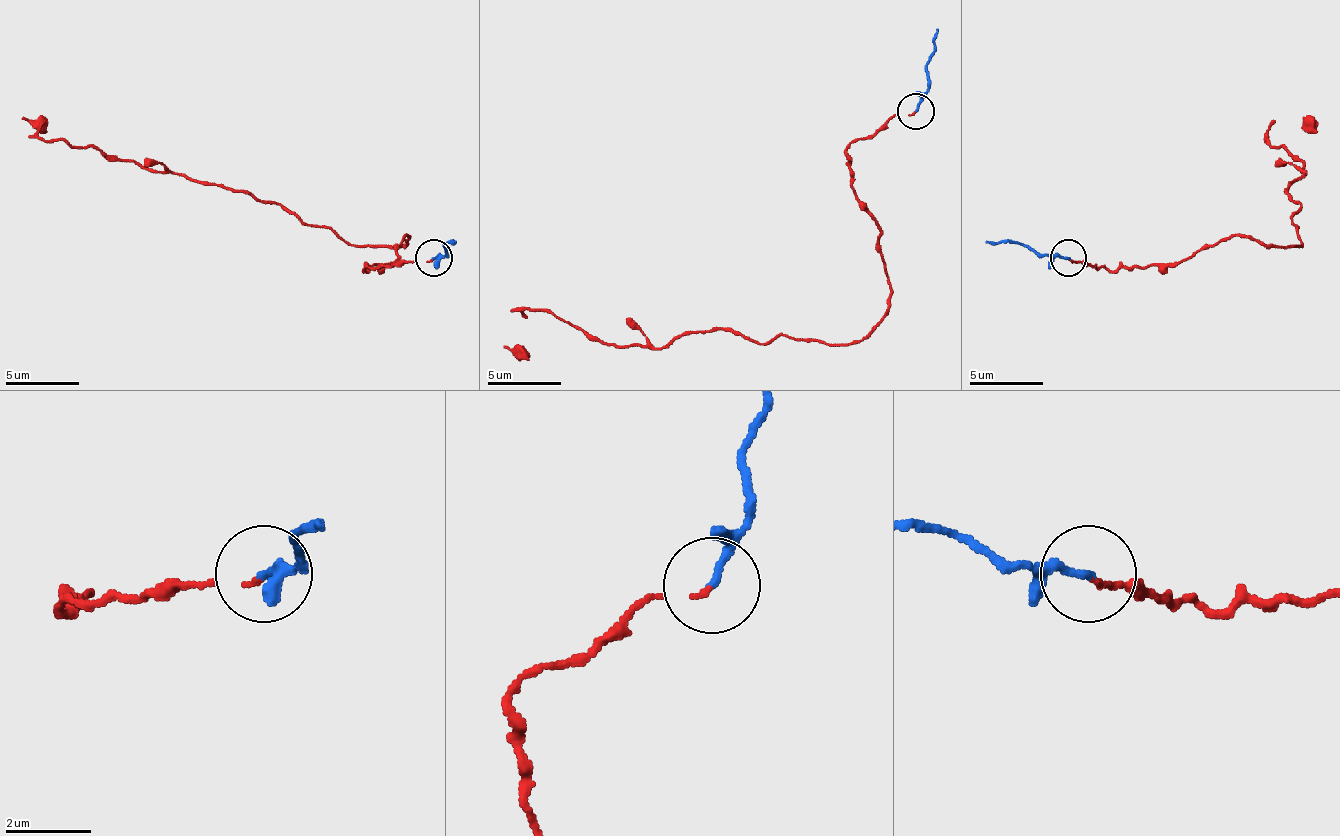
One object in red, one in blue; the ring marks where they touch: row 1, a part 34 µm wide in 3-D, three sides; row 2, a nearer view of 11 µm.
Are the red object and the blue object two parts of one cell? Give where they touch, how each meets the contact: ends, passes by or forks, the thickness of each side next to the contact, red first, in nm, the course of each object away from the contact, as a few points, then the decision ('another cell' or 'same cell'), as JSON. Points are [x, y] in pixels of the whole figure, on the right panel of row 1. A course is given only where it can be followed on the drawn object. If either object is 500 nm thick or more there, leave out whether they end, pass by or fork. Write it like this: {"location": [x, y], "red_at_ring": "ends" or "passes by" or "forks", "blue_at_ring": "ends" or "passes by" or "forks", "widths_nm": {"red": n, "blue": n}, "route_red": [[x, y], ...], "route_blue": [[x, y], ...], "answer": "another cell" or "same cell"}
{"location": [1068, 258], "red_at_ring": "ends", "blue_at_ring": "ends", "widths_nm": {"red": 60, "blue": 180}, "route_red": [[1069, 259], [1175, 266], [1234, 237], [1296, 248], [1285, 189], [1304, 163], [1267, 134], [1318, 130]], "route_blue": [[1069, 259], [985, 240]], "answer": "same cell"}

